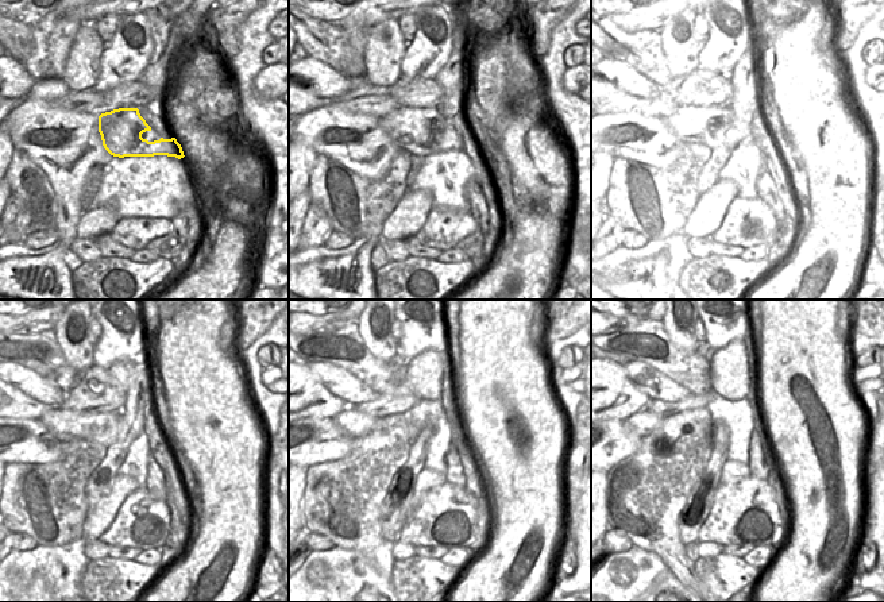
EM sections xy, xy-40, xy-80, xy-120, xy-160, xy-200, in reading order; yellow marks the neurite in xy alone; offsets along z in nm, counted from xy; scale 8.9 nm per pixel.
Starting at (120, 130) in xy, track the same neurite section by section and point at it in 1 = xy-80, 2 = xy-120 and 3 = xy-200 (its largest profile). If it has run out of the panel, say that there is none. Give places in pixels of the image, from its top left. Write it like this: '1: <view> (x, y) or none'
1: xy-80 (722, 130)
2: xy-120 (116, 431)
3: xy-200 (691, 518)

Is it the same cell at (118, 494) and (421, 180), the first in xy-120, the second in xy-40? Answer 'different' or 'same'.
different

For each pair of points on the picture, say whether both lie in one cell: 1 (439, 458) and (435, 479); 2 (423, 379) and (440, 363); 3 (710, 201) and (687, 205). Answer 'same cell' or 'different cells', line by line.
1: different cells
2: same cell
3: different cells

